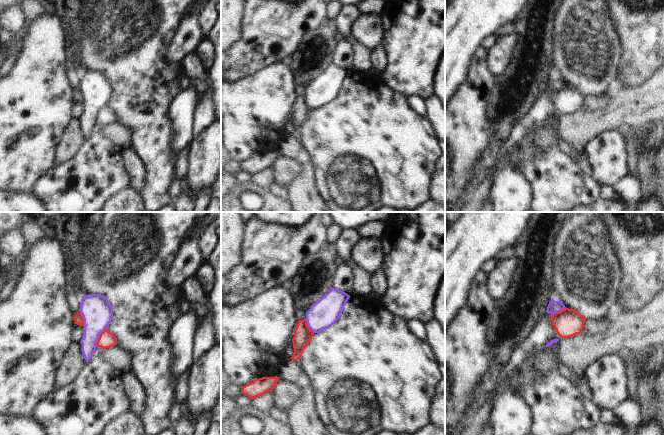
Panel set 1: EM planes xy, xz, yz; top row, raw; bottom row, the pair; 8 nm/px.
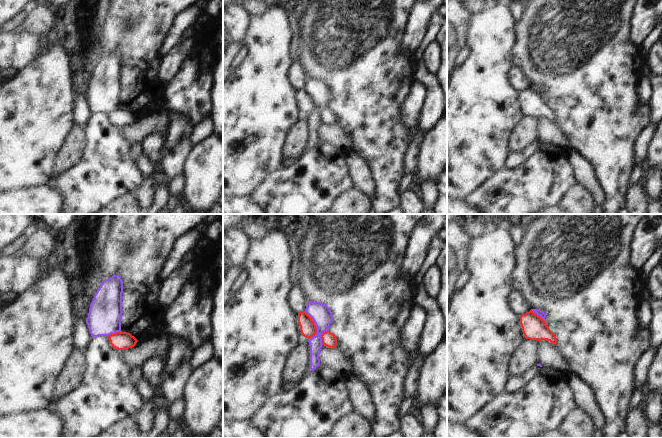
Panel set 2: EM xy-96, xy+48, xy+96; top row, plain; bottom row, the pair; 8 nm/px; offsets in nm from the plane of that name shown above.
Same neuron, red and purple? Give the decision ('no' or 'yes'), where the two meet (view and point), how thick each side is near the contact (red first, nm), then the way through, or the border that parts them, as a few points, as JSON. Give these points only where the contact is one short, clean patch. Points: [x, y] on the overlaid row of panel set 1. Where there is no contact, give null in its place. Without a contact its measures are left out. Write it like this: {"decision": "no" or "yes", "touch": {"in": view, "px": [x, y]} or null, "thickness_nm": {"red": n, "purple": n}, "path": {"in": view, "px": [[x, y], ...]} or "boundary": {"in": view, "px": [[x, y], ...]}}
{"decision": "no", "touch": {"in": "xy", "px": [99, 337]}, "thickness_nm": {"red": 130, "purple": 240}, "boundary": {"in": "xy", "px": [[106, 328], [100, 334], [96, 346]]}}

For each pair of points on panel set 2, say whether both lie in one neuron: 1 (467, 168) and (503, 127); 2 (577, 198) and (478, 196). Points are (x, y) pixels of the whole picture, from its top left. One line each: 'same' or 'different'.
1: same
2: different

